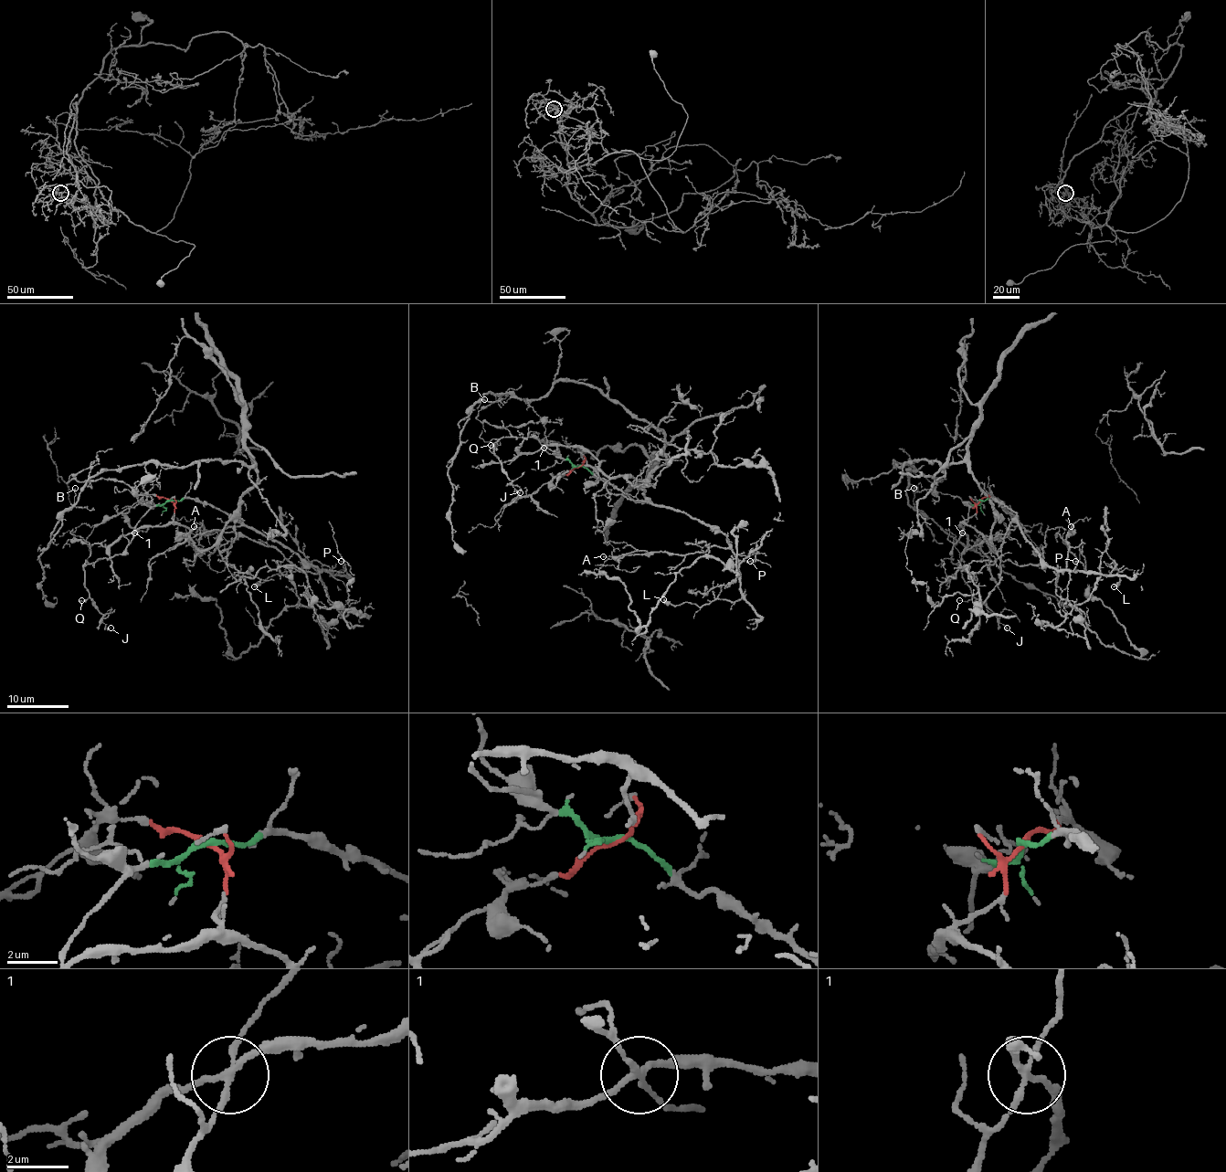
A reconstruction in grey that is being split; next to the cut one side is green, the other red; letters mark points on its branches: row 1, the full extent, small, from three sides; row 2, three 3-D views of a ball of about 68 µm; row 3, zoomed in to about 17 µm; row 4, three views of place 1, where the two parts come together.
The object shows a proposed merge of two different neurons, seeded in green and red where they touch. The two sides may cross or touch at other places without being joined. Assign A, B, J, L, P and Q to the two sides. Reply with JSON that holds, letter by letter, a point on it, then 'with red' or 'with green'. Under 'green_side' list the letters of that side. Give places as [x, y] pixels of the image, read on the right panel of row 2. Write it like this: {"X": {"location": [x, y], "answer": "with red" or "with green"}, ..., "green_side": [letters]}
{"A": {"location": [1071, 526], "answer": "with green"}, "B": {"location": [914, 488], "answer": "with red"}, "J": {"location": [1007, 628], "answer": "with green"}, "L": {"location": [1114, 586], "answer": "with green"}, "P": {"location": [1075, 561], "answer": "with green"}, "Q": {"location": [959, 600], "answer": "with green"}, "green_side": ["A", "J", "L", "P", "Q"]}

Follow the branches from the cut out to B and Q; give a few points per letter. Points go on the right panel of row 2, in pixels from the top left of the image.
B: (981, 500), (966, 523), (992, 549), (992, 501), (966, 461), (895, 461), (914, 468), (912, 506), (914, 488)
Q: (981, 500), (968, 510), (961, 537), (952, 551), (952, 562), (959, 567), (972, 594), (966, 601), (959, 600)

